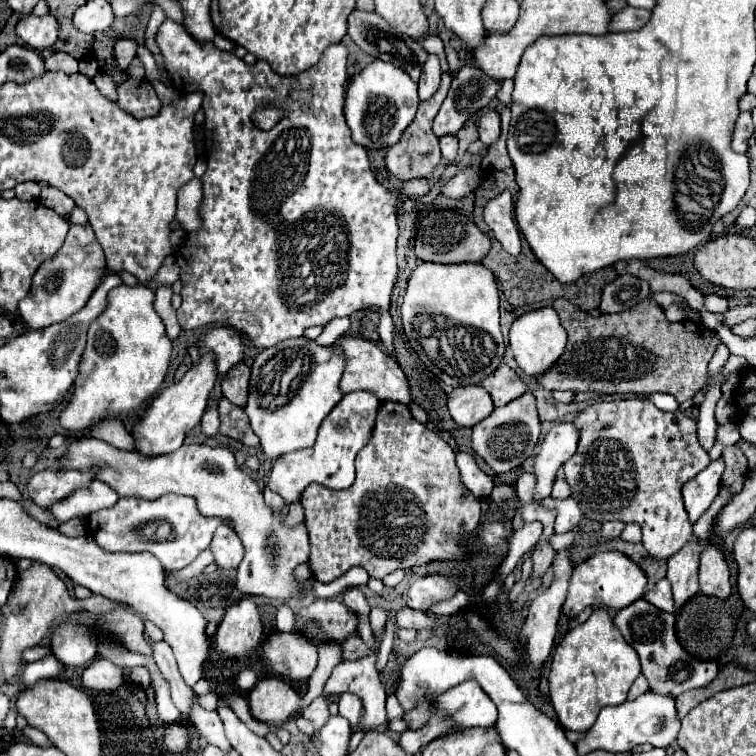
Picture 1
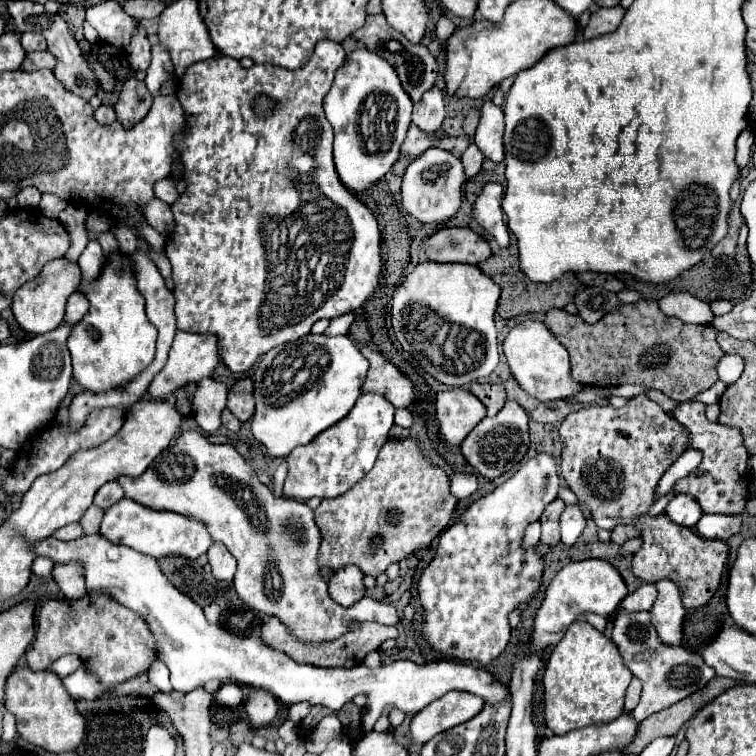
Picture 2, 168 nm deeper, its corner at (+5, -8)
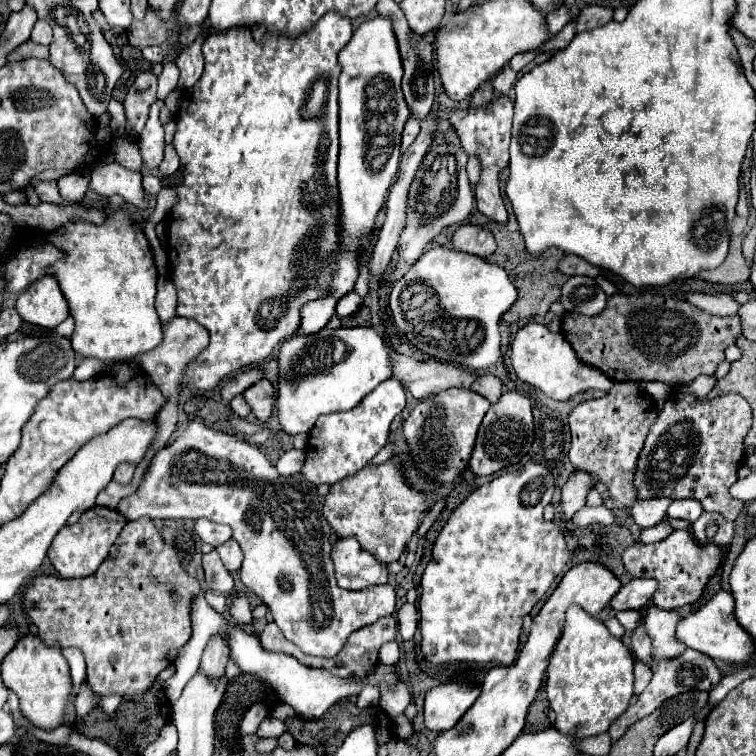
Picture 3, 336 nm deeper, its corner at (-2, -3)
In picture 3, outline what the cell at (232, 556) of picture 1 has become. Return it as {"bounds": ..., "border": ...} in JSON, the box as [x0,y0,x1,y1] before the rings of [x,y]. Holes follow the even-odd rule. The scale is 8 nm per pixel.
{"bounds":[216,540,242,574],"border":[[[228,540],[228,542],[220,544],[220,546],[216,548],[216,552],[220,554],[222,564],[224,564],[232,574],[240,570],[240,566],[242,566],[242,550],[240,550],[240,546],[238,546],[236,540]]]}

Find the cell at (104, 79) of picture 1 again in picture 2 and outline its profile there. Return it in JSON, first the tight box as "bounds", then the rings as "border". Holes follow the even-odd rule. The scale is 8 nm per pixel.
{"bounds":[93,105,115,123],"border":[[[101,105],[99,109],[95,109],[93,117],[95,117],[99,123],[113,123],[113,121],[115,121],[115,111],[113,111],[113,107]]]}

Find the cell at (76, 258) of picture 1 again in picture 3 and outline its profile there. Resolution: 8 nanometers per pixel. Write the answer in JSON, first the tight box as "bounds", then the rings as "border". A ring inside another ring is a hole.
{"bounds":[16,274,68,328],"border":[[[48,274],[20,294],[16,310],[24,322],[42,328],[56,328],[68,316],[68,302],[56,282],[56,276]]]}

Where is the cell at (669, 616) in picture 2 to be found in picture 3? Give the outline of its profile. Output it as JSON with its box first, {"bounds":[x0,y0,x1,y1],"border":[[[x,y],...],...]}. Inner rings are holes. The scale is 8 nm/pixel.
{"bounds":[644,606,686,658],"border":[[[656,606],[646,608],[644,626],[648,636],[654,642],[654,656],[656,658],[676,658],[686,646],[676,638],[676,622],[682,616],[676,610],[658,610]]]}

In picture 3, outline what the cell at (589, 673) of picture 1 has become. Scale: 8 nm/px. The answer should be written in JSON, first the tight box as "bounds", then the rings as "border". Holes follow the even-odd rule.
{"bounds":[546,606,634,738],"border":[[[572,606],[566,612],[566,624],[546,672],[546,694],[550,708],[556,712],[554,726],[564,734],[574,730],[578,738],[608,732],[610,724],[628,708],[634,696],[632,666],[634,656],[622,640],[612,636],[600,620]]]}

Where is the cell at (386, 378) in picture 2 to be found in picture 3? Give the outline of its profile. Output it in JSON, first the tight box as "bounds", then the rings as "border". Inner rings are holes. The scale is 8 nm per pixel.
{"bounds":[388,344,476,400],"border":[[[390,344],[388,350],[392,354],[392,378],[406,386],[406,390],[418,400],[424,400],[448,388],[470,388],[470,384],[476,380],[472,372],[460,366],[450,366],[438,360],[418,362],[396,352]]]}

